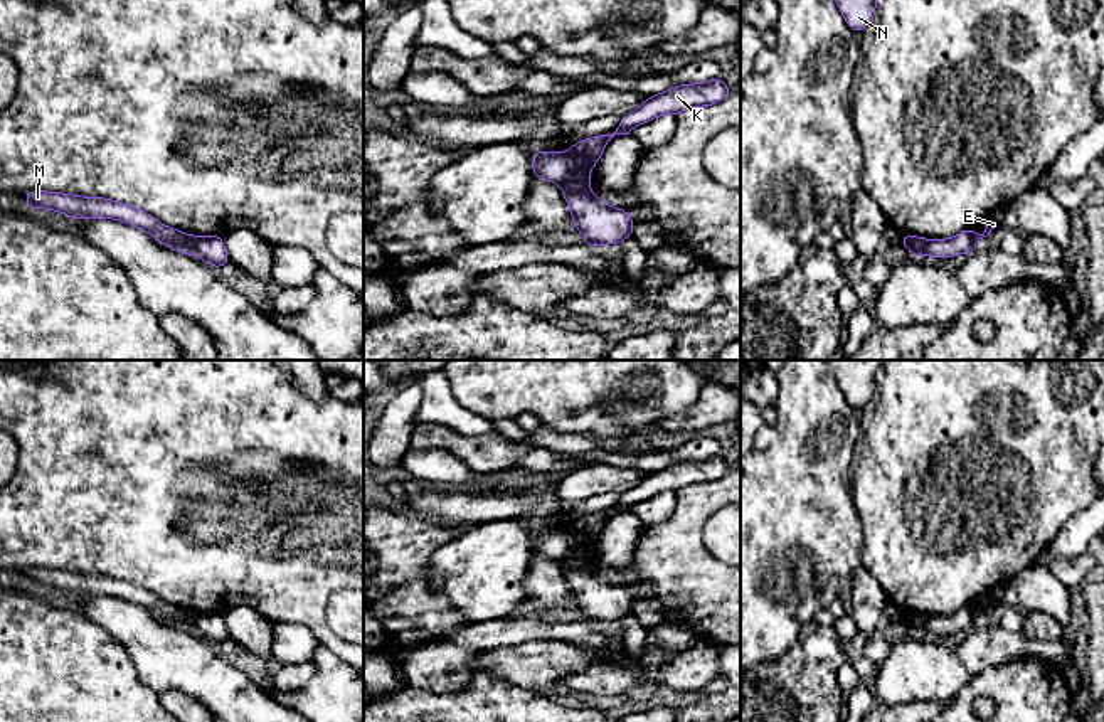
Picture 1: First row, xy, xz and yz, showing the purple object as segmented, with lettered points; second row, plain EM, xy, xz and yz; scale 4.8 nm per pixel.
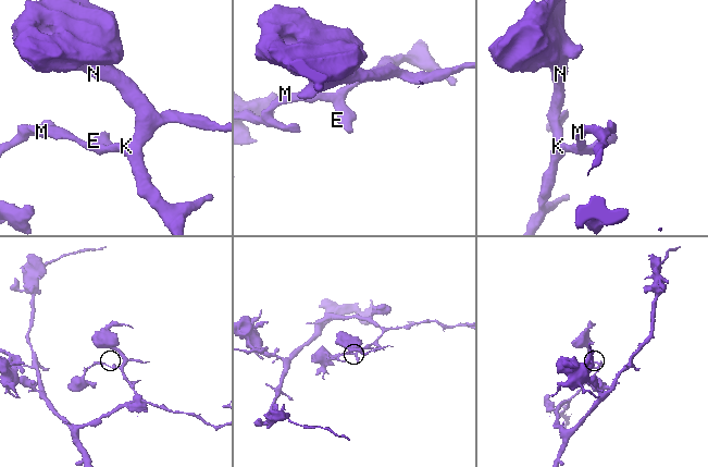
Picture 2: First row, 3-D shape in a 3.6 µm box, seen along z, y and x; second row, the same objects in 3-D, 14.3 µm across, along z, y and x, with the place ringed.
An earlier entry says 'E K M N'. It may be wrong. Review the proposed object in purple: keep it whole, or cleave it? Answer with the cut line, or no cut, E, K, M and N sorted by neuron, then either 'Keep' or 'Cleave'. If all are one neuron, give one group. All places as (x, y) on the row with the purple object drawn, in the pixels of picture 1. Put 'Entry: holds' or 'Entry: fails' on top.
Entry: fails
Split along xz (571, 152), (574, 170), (561, 185). Groups: E K N / M. Cleave

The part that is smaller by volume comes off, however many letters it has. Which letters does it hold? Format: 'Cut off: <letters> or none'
Cut off: M

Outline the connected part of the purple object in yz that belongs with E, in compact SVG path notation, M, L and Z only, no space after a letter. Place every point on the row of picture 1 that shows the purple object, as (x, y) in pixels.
M991 215L988 217L988 224L983 234L973 232L969 227L956 234L954 237L949 239L927 239L922 241L917 236L905 236L902 234L900 244L904 244L910 256L934 256L937 259L951 257L956 254L968 256L969 252L974 251L974 246L986 237L991 231L998 229L1001 224L993 219Z

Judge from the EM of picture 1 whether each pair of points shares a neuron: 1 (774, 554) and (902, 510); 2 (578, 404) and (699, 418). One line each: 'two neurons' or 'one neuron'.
1: two neurons
2: two neurons

